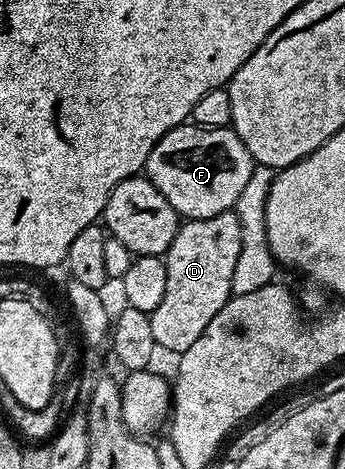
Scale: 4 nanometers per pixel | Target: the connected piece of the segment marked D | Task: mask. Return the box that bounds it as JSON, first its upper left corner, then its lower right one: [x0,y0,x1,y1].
[149,211,240,355]

